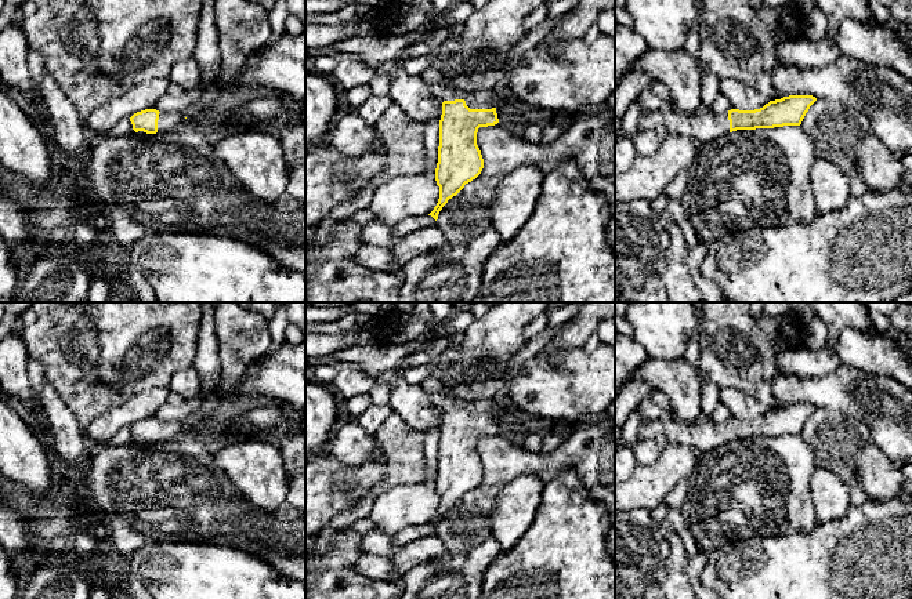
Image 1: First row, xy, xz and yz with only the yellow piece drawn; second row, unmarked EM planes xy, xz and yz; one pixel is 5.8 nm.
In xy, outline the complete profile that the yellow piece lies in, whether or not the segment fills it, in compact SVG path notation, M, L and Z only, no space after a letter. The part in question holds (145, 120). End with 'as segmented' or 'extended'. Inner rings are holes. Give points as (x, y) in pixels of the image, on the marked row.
M145 109L130 117L133 130L141 135L169 132L185 123L181 112L159 112L156 109Z; extended

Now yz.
M789 95L770 101L760 109L731 109L721 115L713 113L706 106L694 113L681 113L670 105L662 105L654 112L644 108L638 130L661 127L666 134L690 138L702 145L737 130L800 126L815 101L813 95Z; extended

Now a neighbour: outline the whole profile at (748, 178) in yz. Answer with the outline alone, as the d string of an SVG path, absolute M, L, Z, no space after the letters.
M801 126L737 130L699 145L680 200L692 228L706 244L750 228L811 224L818 215L811 193L815 160L814 145Z

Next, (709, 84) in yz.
M695 0L698 7L696 19L694 22L692 29L687 35L687 41L684 44L684 48L691 54L691 57L695 59L699 70L701 70L701 98L702 98L702 106L710 108L714 98L719 94L719 86L720 80L710 69L707 69L701 61L699 61L699 47L701 47L701 36L699 29L702 23L702 11L703 11L703 0Z

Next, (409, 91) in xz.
M395 68L391 73L391 101L409 117L420 123L441 120L442 102L430 92L428 84L417 73L408 73Z

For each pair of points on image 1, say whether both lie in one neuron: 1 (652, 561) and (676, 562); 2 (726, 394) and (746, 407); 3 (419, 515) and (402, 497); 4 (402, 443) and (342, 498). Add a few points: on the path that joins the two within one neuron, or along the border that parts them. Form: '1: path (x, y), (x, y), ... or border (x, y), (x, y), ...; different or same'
1: border (659, 530), (668, 545), (668, 570), (662, 584); different
2: path (731, 398), (741, 405); same
3: path (415, 511), (405, 501); same
4: border (386, 461), (386, 475), (368, 489); different

